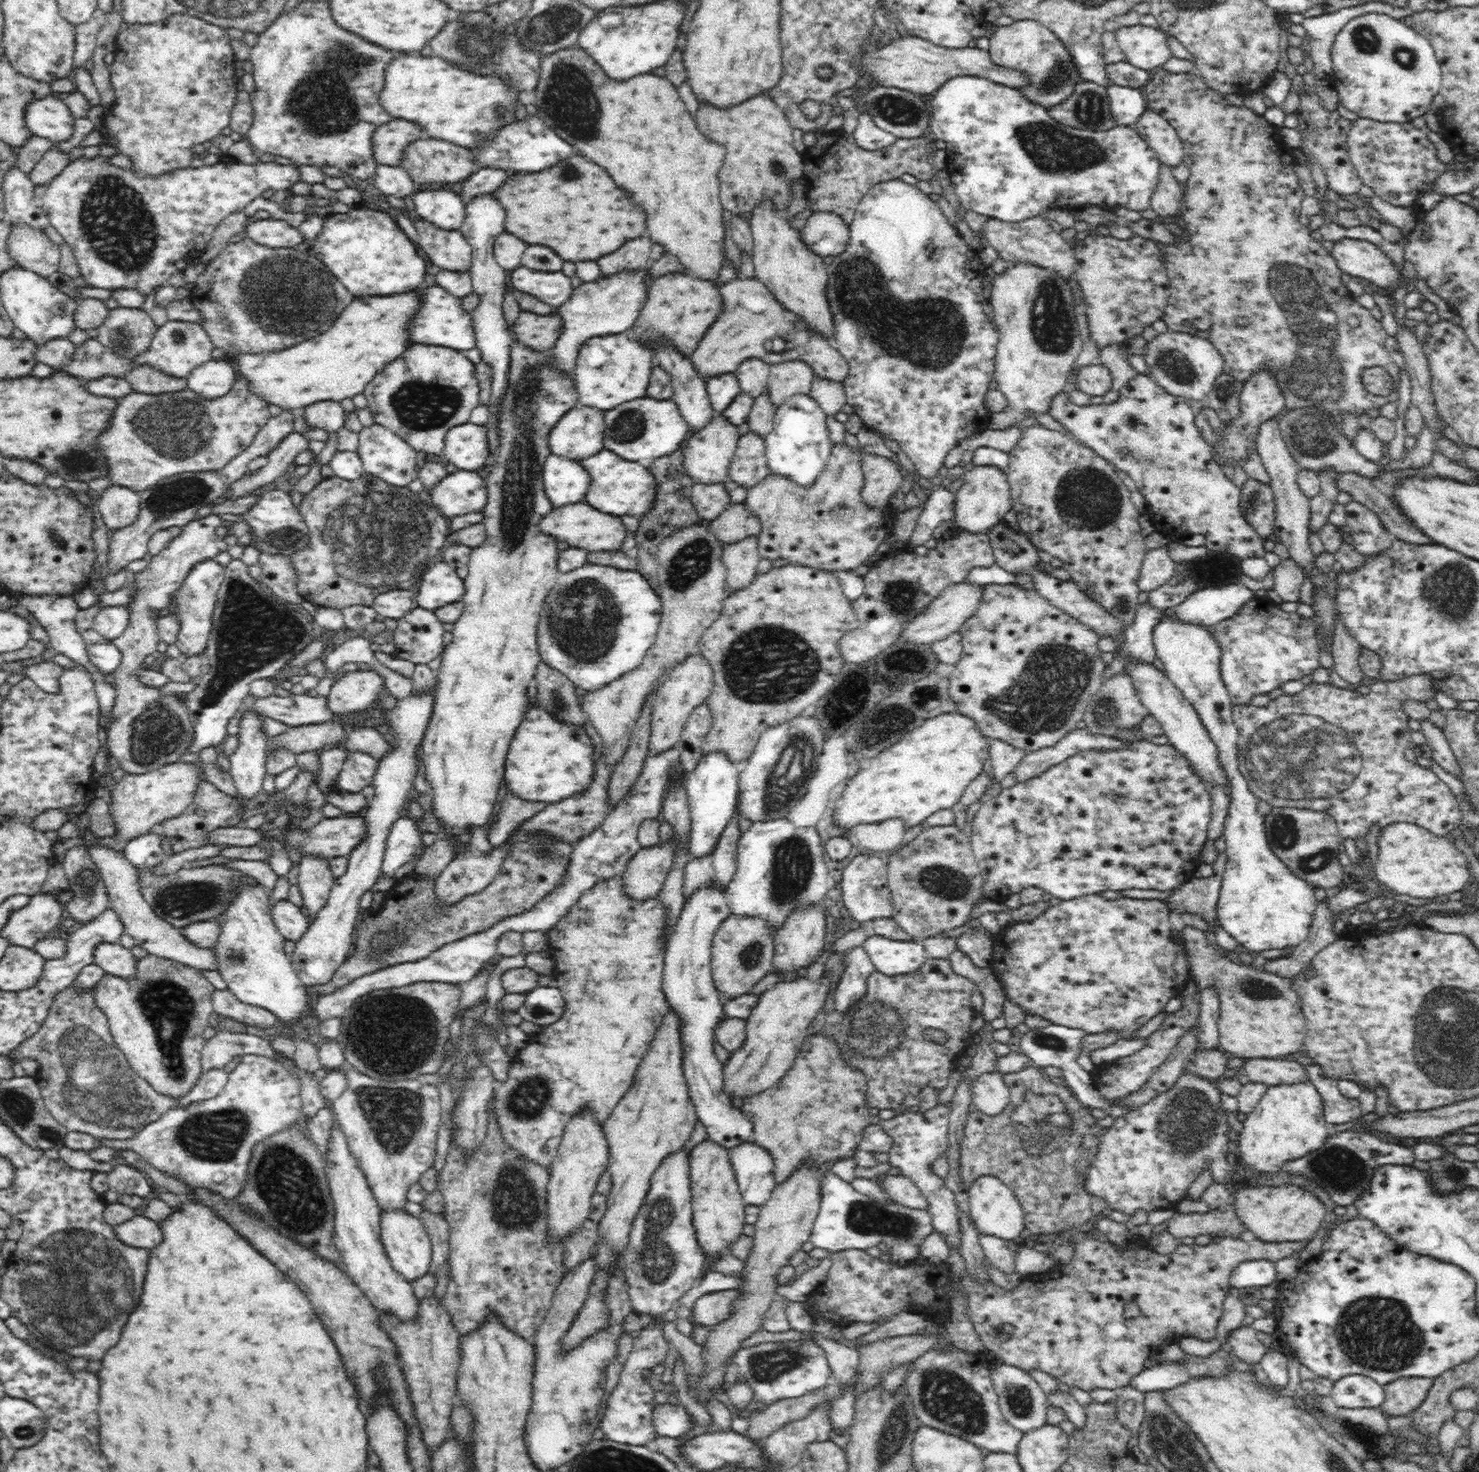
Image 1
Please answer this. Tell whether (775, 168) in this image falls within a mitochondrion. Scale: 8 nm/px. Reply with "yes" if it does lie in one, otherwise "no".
yes

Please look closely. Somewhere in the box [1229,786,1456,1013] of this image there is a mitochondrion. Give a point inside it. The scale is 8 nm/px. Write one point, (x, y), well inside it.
(1286, 829)

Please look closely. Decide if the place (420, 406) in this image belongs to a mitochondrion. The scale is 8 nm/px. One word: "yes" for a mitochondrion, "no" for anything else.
yes

